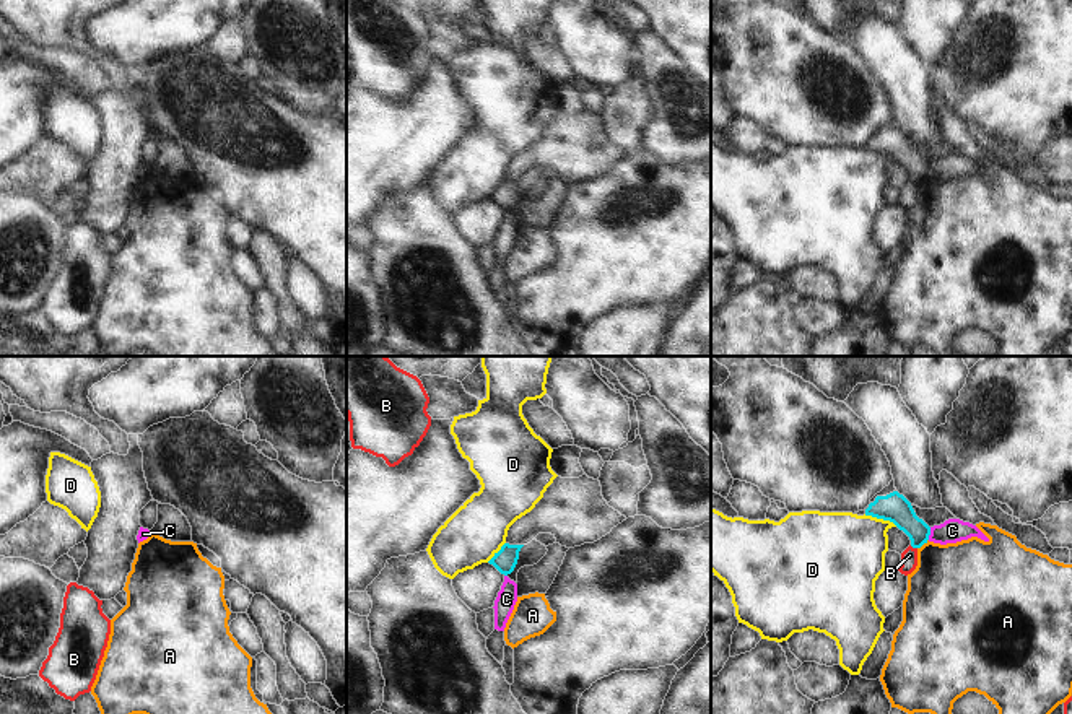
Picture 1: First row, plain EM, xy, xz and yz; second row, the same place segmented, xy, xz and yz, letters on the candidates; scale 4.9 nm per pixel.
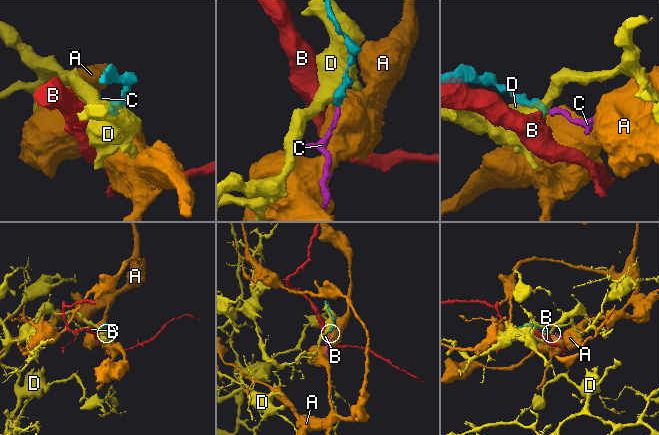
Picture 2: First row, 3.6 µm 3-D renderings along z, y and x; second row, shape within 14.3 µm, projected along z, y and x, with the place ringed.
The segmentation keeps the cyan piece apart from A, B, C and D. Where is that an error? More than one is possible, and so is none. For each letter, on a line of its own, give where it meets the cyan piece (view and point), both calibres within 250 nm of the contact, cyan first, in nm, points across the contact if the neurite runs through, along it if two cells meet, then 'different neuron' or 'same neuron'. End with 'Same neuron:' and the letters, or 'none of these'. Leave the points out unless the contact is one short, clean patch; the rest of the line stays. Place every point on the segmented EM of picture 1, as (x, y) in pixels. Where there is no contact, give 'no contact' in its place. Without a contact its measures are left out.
A: meets cyan in yz at (923, 544); 140 nm thick on the cyan side, 400 nm on the other; border along yz (928, 539), (918, 548); different neuron
B: meets cyan in yz at (913, 547); 140 nm thick on the cyan side, 80 nm on the other; border along yz (910, 545), (916, 548); different neuron
C: meets cyan in yz at (929, 534); 140 nm thick on the cyan side, 120 nm on the other; border along yz (931, 527), (928, 539); different neuron
D: meets cyan in yz at (880, 518); 140 nm thick on the cyan side, 400 nm on the other; different neuron
Same neuron: none of these

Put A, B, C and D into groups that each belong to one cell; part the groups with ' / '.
A / B / C / D

